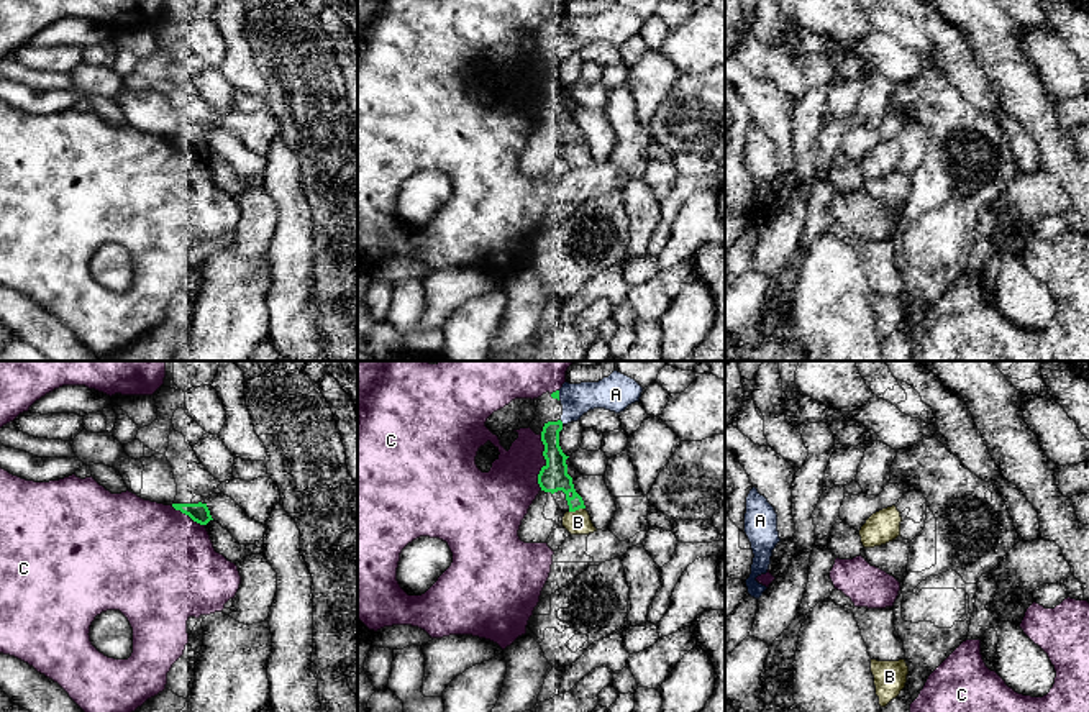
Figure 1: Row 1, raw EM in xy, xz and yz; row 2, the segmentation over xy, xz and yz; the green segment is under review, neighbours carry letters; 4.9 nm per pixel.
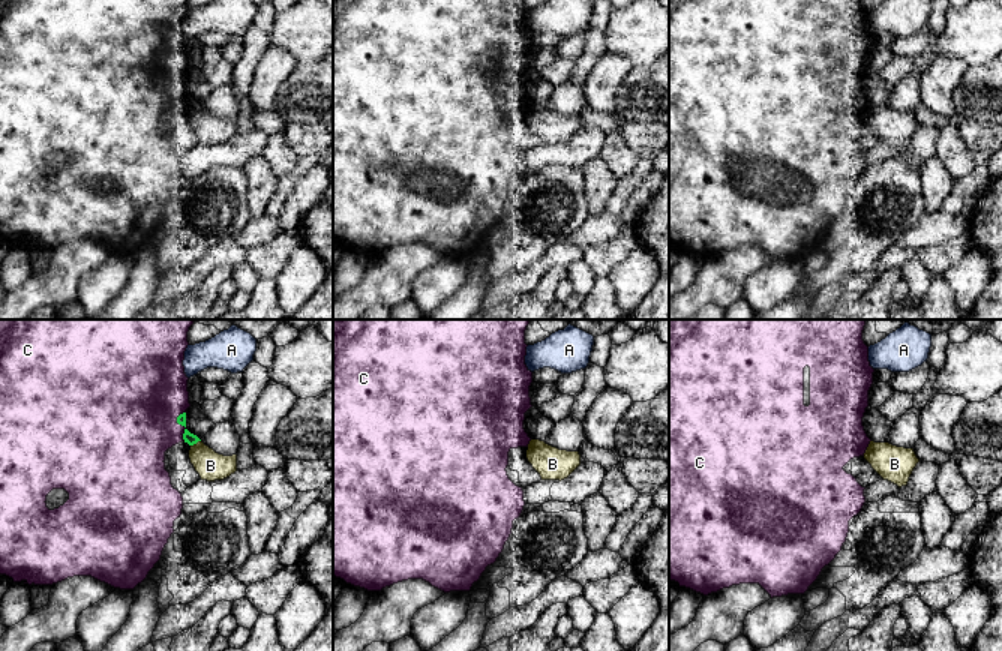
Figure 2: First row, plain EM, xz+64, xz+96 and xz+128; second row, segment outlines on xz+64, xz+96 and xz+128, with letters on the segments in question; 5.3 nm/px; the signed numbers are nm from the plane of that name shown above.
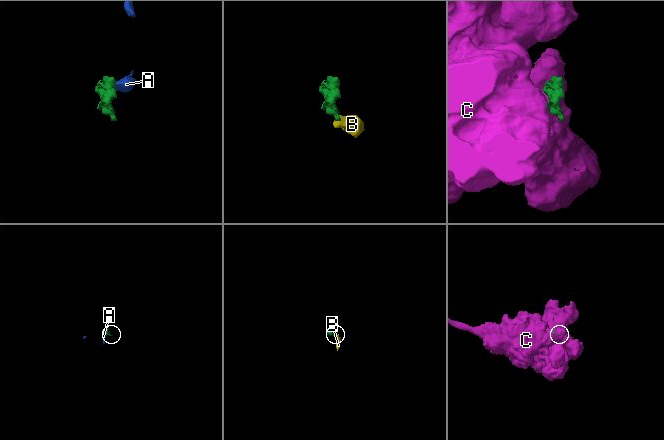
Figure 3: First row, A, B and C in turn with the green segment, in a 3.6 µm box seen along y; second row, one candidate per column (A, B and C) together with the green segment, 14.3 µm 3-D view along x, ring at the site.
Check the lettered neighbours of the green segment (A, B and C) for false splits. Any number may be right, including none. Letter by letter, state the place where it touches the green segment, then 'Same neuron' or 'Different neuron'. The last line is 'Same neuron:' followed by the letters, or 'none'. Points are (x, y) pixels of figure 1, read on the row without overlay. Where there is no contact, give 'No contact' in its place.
A: Touches green at xz (561, 54). Different neuron
B: Touches green at xz (576, 141). Different neuron
C: Touches green at xz (546, 95). Different neuron
Same neuron: none

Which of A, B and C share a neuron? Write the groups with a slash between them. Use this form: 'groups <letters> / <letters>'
groups A / B / C

